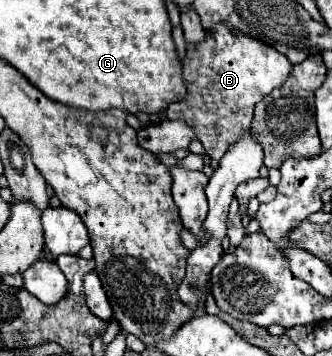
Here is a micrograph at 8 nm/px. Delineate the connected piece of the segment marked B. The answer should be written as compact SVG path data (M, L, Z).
M219 22L217 28L205 30L203 42L187 44L183 76L189 84L189 94L187 100L169 106L165 116L169 120L187 122L211 160L219 160L251 126L255 104L273 92L273 88L281 86L291 70L293 64L287 56L273 46L259 42L241 30L233 30L227 22Z

